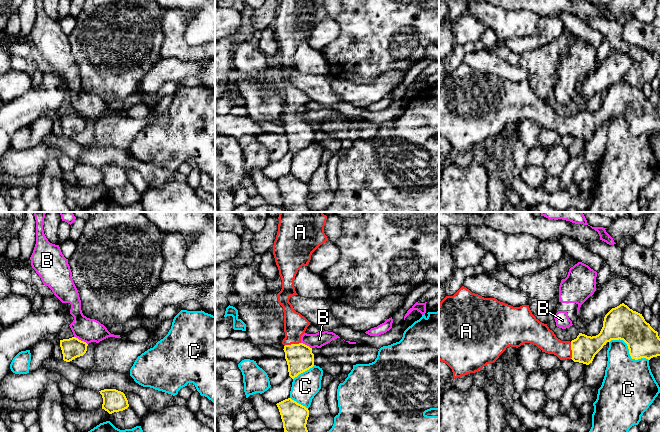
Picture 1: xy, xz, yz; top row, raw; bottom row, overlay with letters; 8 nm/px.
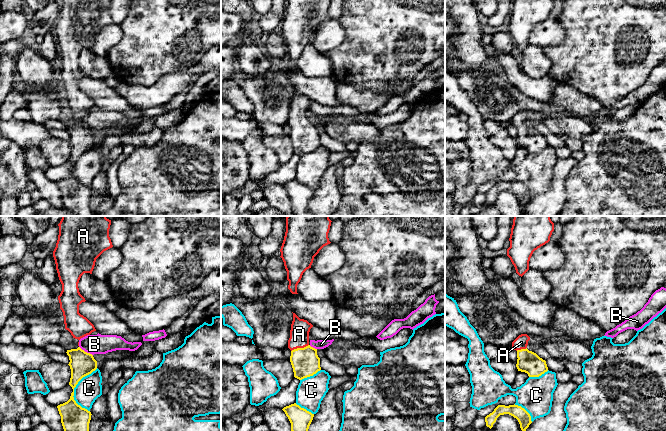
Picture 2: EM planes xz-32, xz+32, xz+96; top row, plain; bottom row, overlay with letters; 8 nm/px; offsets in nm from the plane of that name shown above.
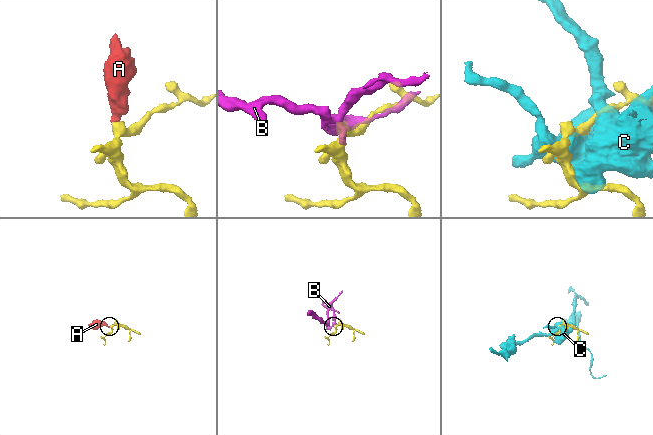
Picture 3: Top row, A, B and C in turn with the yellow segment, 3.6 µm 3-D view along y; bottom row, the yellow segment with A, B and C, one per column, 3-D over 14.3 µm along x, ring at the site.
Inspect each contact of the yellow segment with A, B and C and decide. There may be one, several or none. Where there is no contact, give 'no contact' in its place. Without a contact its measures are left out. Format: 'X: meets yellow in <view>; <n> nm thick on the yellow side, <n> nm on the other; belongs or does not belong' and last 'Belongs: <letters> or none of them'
A: meets yellow in xz; 220 nm thick on the yellow side, 190 nm on the other; belongs
B: meets yellow in xy; 160 nm thick on the yellow side, 190 nm on the other; does not belong
C: meets yellow in yz; 260 nm thick on the yellow side, 380 nm on the other; does not belong
Belongs: A

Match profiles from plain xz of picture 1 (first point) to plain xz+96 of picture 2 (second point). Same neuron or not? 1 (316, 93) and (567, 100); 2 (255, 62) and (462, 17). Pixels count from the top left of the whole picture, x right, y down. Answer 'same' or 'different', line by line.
1: different
2: same

